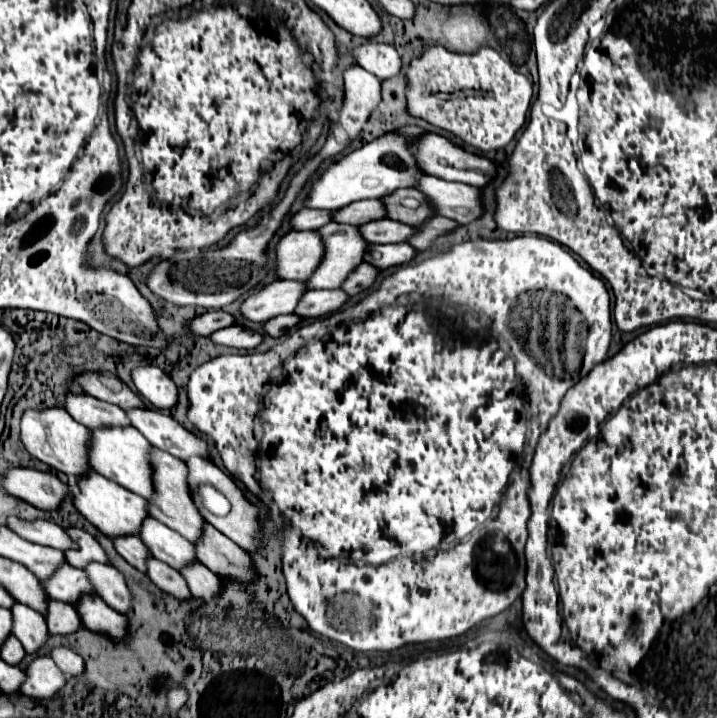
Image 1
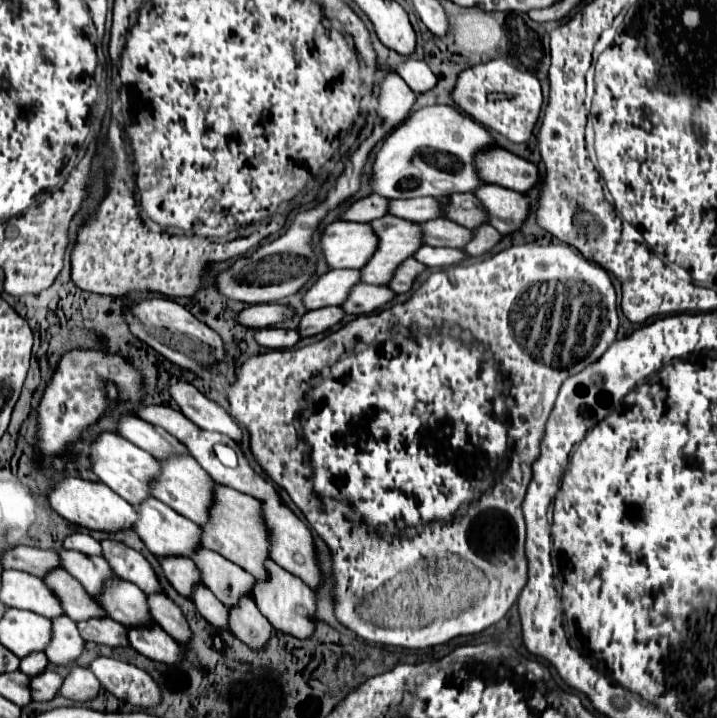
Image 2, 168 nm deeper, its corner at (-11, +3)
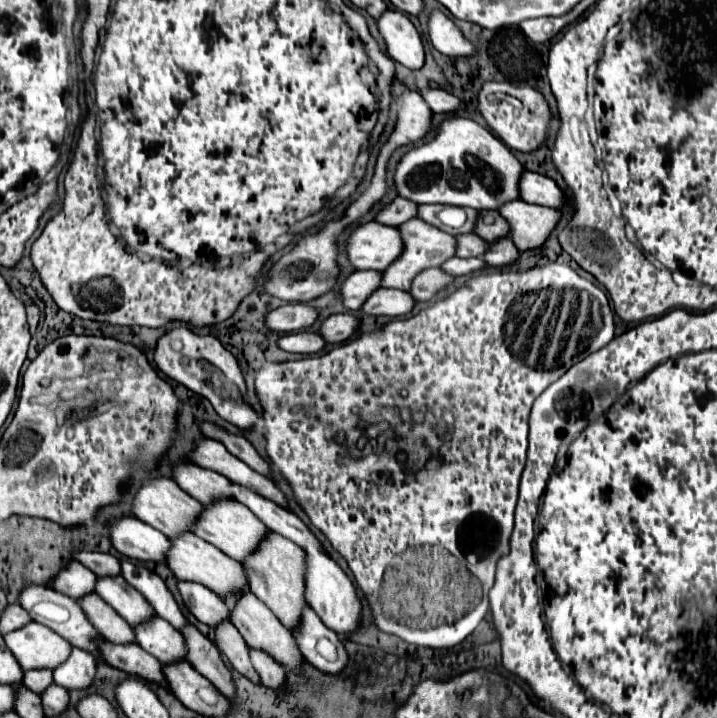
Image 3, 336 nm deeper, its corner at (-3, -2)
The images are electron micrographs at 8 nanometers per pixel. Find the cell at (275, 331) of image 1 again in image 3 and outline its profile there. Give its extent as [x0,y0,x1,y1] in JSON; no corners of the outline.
[319,312,359,344]

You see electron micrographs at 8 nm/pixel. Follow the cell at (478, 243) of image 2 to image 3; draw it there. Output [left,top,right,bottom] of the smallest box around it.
[483,238,519,266]

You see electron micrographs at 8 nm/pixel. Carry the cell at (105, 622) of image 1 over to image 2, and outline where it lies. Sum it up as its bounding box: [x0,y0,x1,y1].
[129,625,183,663]

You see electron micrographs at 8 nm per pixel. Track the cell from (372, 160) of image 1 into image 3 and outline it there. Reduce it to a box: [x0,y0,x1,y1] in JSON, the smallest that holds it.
[395,114,523,210]

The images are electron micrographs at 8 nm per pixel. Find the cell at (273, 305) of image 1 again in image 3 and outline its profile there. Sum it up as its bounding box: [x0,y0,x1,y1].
[337,270,379,312]

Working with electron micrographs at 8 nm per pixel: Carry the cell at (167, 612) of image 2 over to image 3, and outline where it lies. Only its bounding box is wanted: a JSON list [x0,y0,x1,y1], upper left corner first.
[179,624,235,698]

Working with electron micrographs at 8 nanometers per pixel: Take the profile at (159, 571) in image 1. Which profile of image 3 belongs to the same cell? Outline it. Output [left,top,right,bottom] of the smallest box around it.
[213,620,259,682]

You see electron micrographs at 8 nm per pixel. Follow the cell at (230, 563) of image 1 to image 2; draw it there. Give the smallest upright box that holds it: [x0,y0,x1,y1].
[255,563,315,639]

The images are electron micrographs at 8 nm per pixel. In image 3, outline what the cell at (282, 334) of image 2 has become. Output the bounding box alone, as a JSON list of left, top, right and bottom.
[277,332,325,354]

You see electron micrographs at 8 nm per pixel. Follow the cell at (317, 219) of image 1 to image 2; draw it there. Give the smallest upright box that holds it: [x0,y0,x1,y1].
[343,195,389,223]

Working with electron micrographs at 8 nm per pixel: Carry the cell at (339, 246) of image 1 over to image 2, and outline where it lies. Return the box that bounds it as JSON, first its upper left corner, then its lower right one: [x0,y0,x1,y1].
[361,215,423,285]

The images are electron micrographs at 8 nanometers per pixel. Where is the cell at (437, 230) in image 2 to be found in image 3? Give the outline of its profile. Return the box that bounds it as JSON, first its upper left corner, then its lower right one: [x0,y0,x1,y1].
[455,232,487,258]

